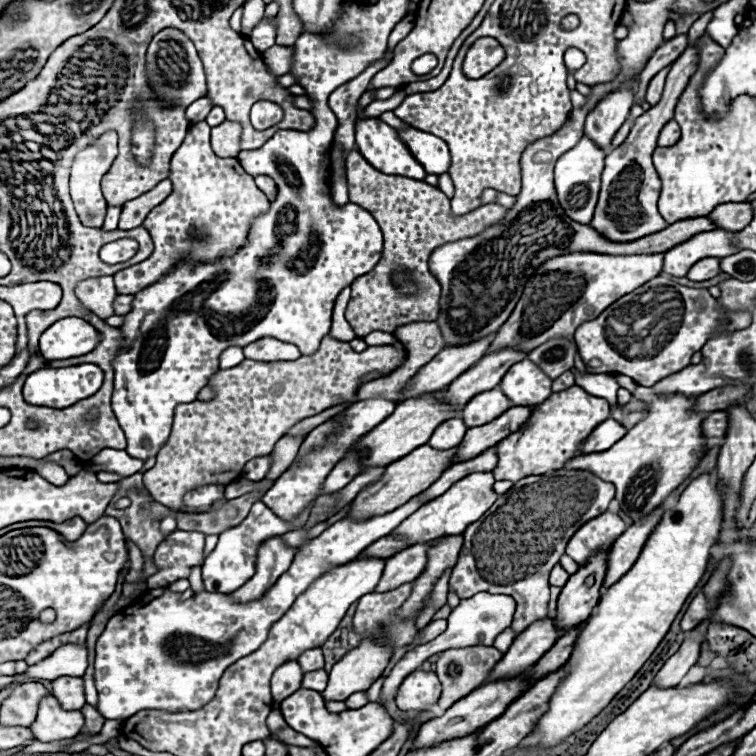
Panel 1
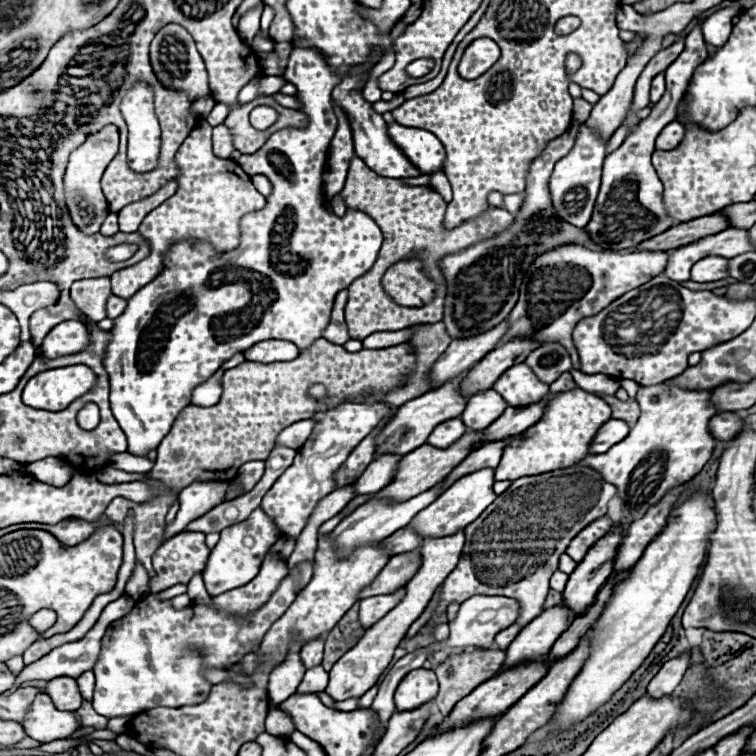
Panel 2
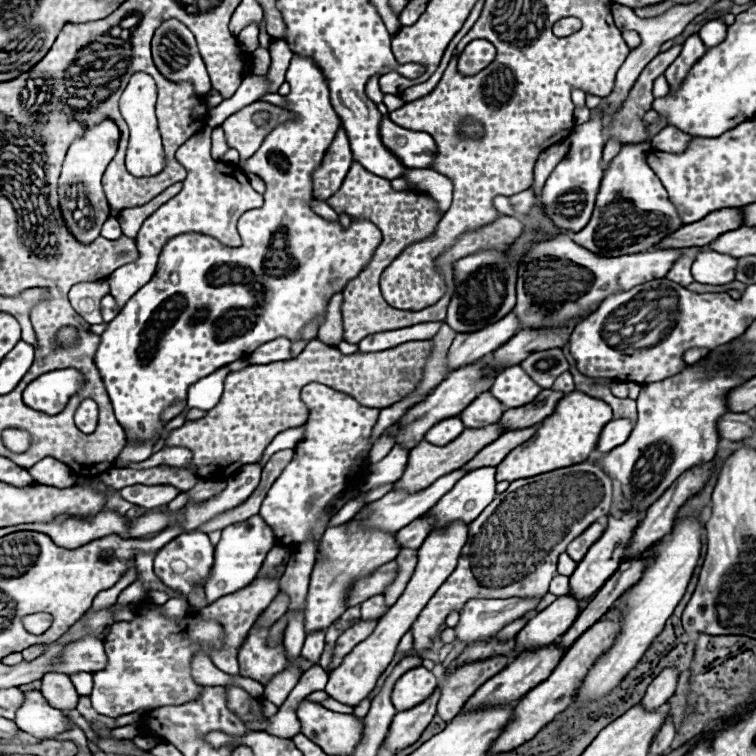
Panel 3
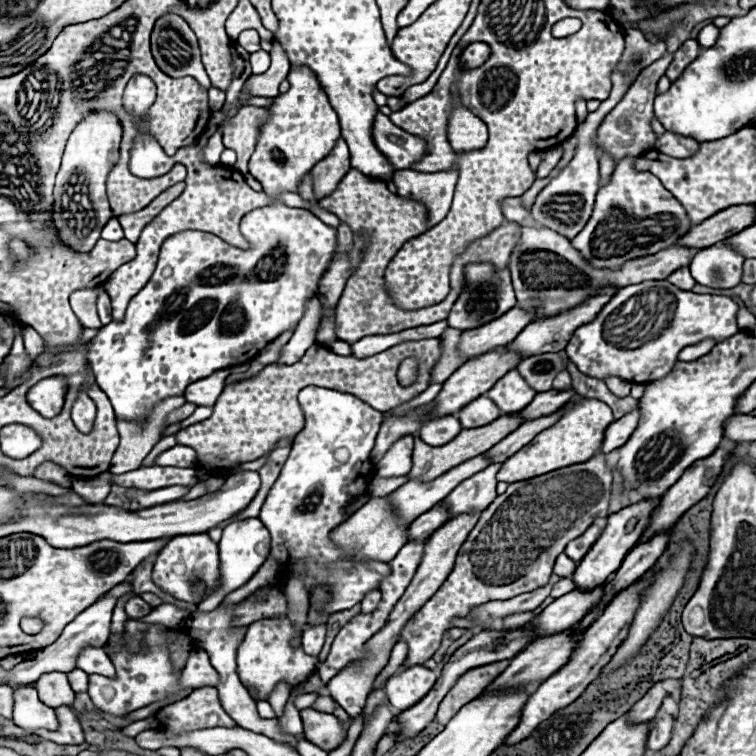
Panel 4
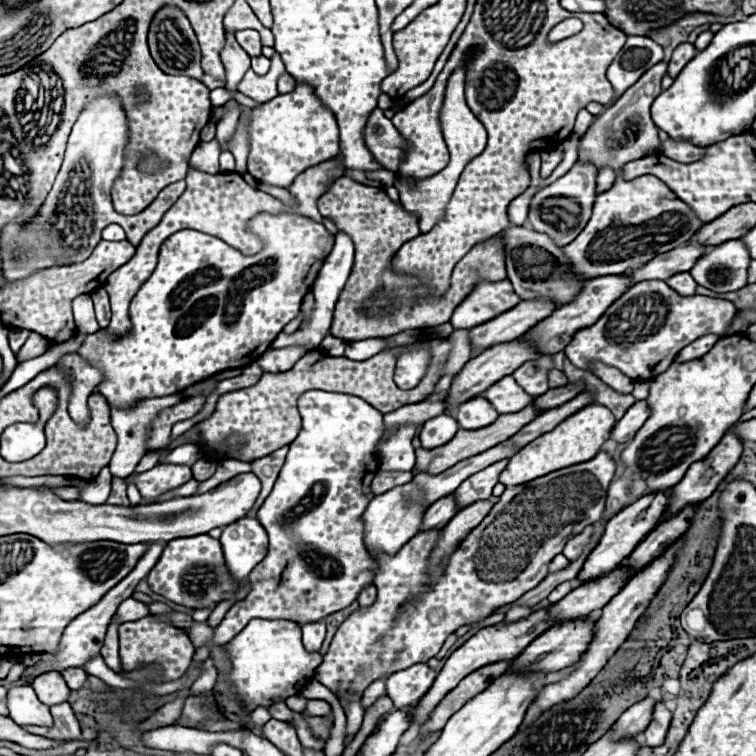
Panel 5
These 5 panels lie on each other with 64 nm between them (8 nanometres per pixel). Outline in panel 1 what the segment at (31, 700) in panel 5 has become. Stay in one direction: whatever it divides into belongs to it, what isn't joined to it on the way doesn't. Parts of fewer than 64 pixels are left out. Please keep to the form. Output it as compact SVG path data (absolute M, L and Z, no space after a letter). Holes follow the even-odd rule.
M46 696L40 702L38 718L30 726L36 740L54 742L68 740L80 734L84 728L84 716L80 710L64 710L54 696Z

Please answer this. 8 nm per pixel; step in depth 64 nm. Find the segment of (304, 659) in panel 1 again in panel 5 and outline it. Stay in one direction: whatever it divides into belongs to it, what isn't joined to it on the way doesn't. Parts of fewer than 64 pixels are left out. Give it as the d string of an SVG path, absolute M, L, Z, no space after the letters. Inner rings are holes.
M310 622L302 624L302 642L308 652L318 652L326 634L326 624L324 622Z

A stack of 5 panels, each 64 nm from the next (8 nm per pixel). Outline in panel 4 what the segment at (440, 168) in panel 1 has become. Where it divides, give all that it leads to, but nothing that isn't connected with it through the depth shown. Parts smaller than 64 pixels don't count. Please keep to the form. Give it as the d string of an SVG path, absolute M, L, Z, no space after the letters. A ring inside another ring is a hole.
M378 112L376 116L372 136L378 150L386 154L386 158L394 164L396 170L410 168L412 164L426 156L426 140L404 132L402 128L392 124L390 118L384 116L382 112Z

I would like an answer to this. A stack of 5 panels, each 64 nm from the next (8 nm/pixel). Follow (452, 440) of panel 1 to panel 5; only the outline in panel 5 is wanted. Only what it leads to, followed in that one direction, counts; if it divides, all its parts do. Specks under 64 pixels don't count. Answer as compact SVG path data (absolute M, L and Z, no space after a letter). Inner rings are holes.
M440 414L436 418L430 418L422 426L422 432L420 432L421 446L438 448L438 446L446 444L448 440L452 440L456 432L458 432L458 422L448 414Z

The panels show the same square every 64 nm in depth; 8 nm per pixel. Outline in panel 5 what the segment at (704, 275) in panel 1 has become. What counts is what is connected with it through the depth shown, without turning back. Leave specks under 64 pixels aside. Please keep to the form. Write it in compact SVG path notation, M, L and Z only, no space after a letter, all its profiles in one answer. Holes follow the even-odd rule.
M728 240L714 246L698 258L690 270L692 278L714 292L734 292L746 286L746 268L750 254L740 240Z

